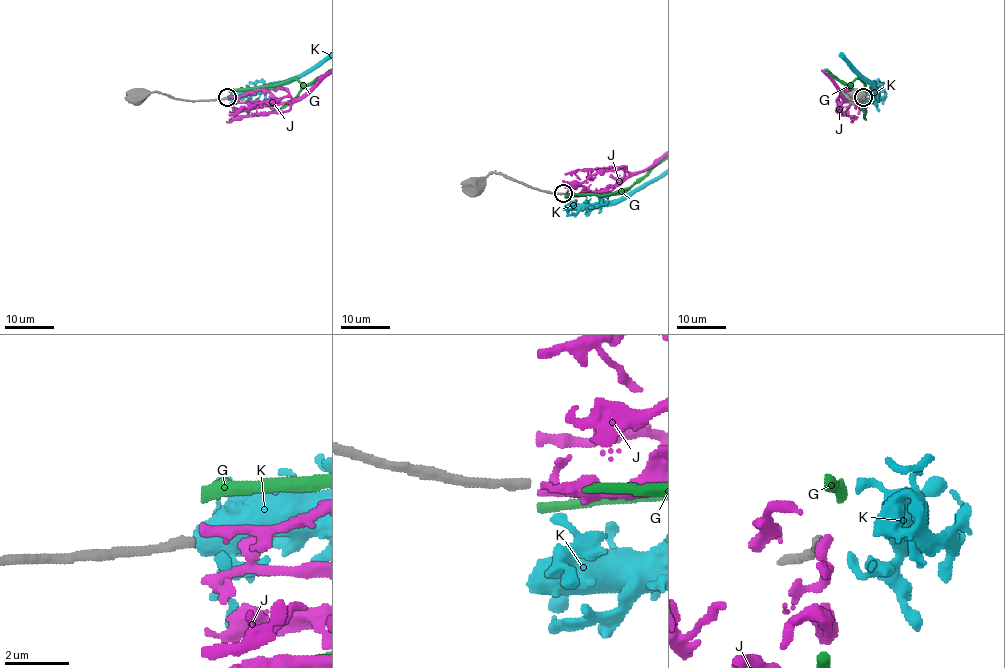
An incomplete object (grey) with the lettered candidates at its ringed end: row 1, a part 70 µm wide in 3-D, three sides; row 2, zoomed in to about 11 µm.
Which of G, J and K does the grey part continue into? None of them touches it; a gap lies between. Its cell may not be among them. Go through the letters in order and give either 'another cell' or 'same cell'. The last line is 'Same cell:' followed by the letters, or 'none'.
G: another cell
J: another cell
K: another cell
Same cell: none

